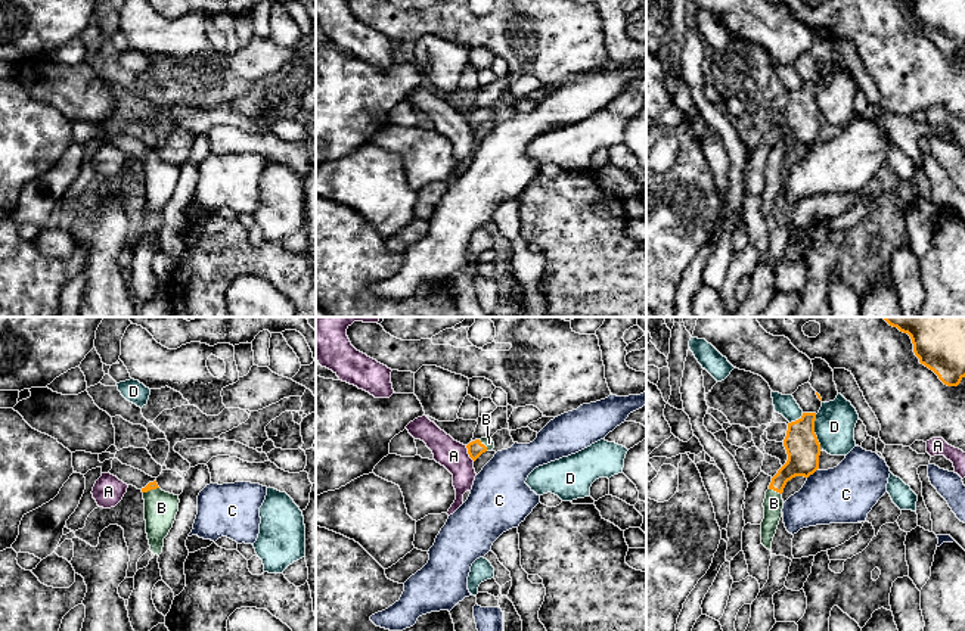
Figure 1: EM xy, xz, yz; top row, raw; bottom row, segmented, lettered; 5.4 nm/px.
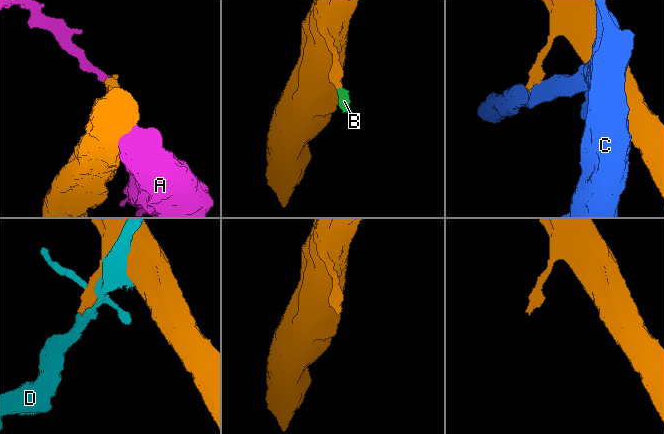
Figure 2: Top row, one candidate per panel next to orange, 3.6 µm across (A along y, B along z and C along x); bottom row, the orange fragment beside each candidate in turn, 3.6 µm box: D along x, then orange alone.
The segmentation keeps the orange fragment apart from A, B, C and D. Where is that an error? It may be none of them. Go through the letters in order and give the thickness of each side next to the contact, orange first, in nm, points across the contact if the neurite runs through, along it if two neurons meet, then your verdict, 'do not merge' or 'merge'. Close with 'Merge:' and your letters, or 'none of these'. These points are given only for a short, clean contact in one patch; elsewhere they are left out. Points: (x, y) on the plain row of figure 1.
A: calibres 90 and 160 nm; do not merge
B: calibres 180 and 110 nm; way yz (803, 124), (779, 149), (775, 159), (773, 173); merge
C: calibres 190 and 320 nm; do not merge
D: calibres 190 and 220 nm; do not merge
Merge: B

